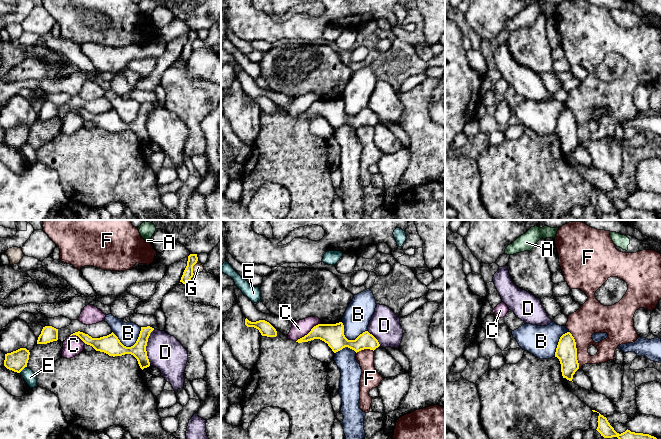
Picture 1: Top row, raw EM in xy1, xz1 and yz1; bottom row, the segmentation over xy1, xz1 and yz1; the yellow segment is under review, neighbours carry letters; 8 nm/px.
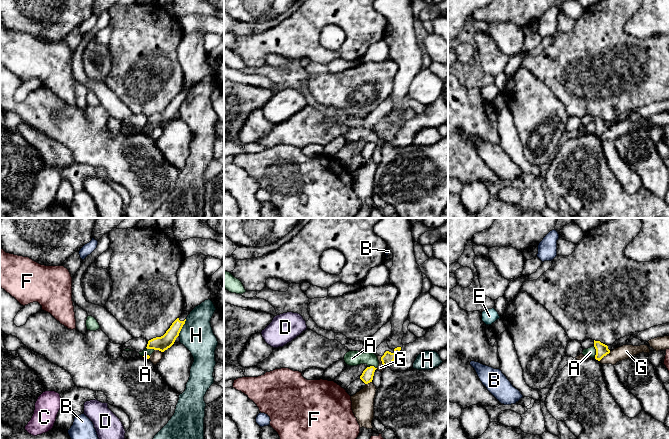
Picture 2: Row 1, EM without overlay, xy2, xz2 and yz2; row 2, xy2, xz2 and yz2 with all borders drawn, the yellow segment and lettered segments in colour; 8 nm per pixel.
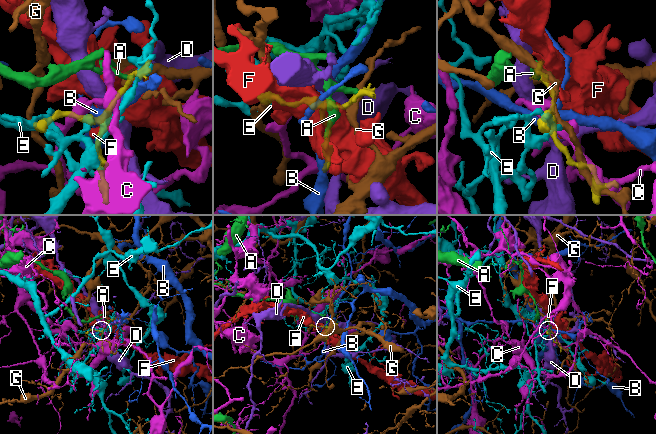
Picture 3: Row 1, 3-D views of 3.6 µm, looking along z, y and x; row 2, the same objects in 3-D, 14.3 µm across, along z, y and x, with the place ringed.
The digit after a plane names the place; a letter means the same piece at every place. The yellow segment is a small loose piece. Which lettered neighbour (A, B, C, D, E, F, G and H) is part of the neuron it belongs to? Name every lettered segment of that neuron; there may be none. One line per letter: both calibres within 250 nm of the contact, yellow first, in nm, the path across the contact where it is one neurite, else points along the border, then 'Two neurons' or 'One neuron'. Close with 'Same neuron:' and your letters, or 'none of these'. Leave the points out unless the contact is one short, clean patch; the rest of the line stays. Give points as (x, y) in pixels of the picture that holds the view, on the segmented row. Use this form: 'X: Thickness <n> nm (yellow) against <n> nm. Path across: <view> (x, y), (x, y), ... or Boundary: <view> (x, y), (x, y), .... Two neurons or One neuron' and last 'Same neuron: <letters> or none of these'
A: Thickness 100 nm (yellow) against 80 nm. Boundary: yz2 (593, 346), (595, 357). Two neurons
B: Thickness 160 nm (yellow) against 170 nm. Boundary: xy1 (141, 327), (137, 340), (130, 346), (125, 346), (112, 331). Two neurons
C: Thickness 180 nm (yellow) against 140 nm. Two neurons
D: Thickness 140 nm (yellow) against 280 nm. Boundary: xy1 (154, 329), (150, 333), (146, 346), (149, 364). Two neurons
E: Thickness 160 nm (yellow) against 100 nm. Two neurons
F: Thickness 170 nm (yellow) against 240 nm. Boundary: yz1 (569, 331), (575, 342), (576, 359), (579, 367). Two neurons
G: Thickness 80 nm (yellow) against 80 nm. Boundary: xy1 (198, 260), (193, 266), (193, 273). Two neurons
H: Thickness 120 nm (yellow) against 260 nm. Boundary: xy2 (186, 319), (178, 335). Two neurons
Same neuron: none of these

